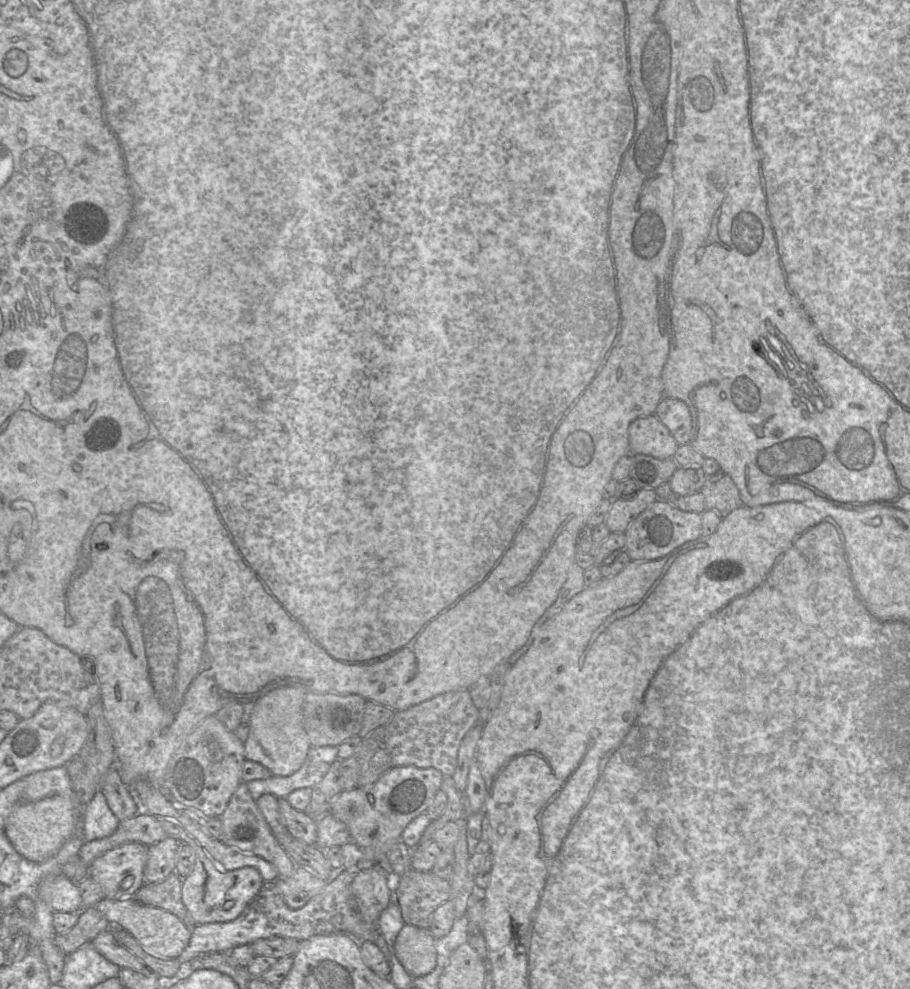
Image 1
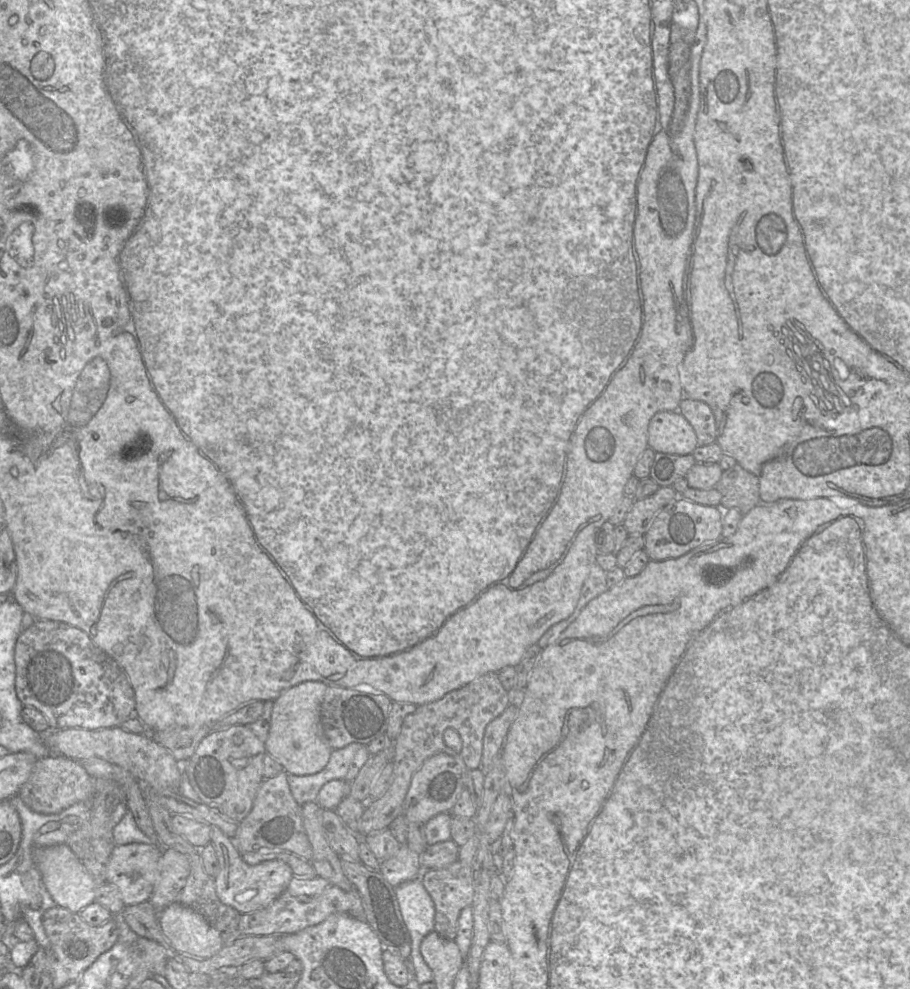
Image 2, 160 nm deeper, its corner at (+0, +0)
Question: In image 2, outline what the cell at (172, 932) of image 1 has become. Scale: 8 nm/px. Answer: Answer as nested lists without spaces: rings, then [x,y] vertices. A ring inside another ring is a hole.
[[[179,903],[157,914],[159,927],[175,952],[192,958],[210,958],[225,945],[223,936],[197,911]]]

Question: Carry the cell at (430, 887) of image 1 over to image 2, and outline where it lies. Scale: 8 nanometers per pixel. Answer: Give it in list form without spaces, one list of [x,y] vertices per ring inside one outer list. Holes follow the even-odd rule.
[[[457,861],[442,869],[425,870],[419,879],[435,906],[433,932],[441,937],[454,939],[457,934],[457,921],[460,913],[465,908],[471,908],[472,905],[474,895],[472,867]]]

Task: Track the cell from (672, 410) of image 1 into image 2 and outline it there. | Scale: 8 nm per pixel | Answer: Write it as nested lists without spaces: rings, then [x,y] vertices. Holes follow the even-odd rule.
[[[685,398],[680,402],[678,411],[693,427],[699,445],[716,443],[716,421],[712,410],[706,403]]]

